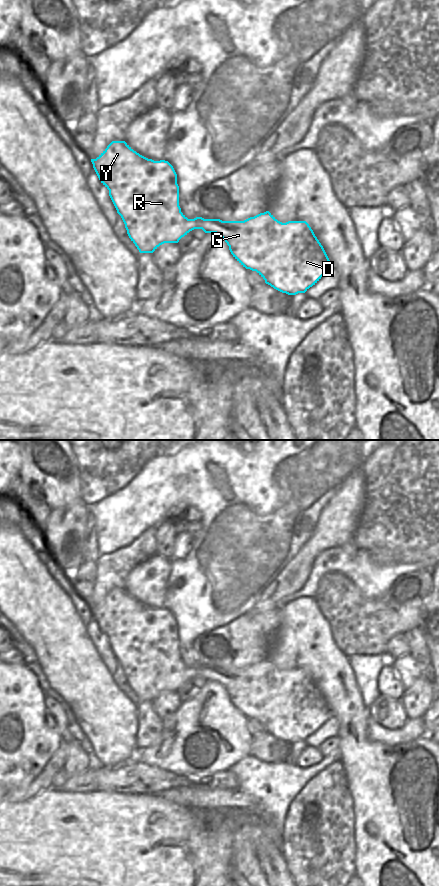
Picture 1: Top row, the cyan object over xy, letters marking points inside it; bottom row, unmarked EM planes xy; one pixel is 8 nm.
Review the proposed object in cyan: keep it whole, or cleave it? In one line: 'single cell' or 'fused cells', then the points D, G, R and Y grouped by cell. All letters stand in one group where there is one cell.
single cell; D G R Y

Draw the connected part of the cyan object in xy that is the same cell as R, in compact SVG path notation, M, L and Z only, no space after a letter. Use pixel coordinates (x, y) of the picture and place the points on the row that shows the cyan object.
M112 141L96 158L91 159L93 168L101 183L109 190L109 196L121 216L127 234L140 253L153 253L164 243L178 243L194 229L220 235L233 257L246 269L256 271L265 283L288 295L305 293L315 285L333 266L313 230L306 221L278 221L269 211L244 221L222 221L196 217L188 219L179 206L179 186L173 166L165 160L154 161L134 151L125 141Z

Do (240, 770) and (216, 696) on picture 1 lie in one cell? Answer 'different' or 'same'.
different

